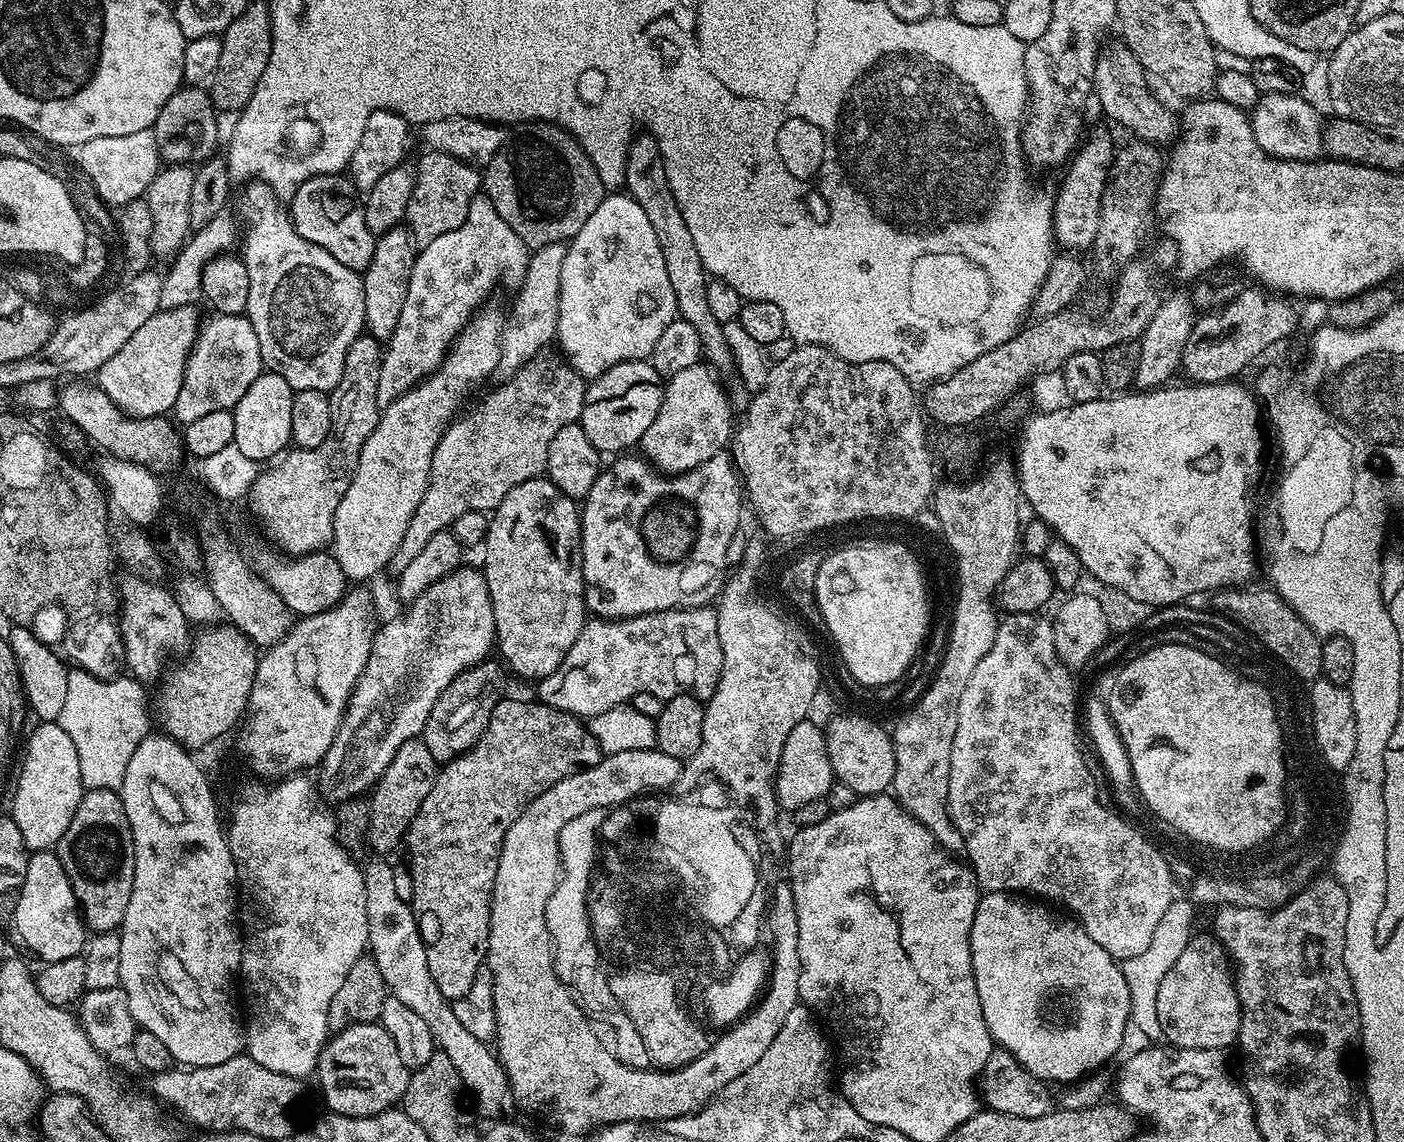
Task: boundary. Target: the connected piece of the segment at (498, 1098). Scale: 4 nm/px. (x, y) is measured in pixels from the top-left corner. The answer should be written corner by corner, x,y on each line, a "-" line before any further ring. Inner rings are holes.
374,856
368,864
364,864
362,871
364,873
363,885
366,886
366,912
367,912
367,932
368,948
370,955
378,965
378,970
382,973
382,978
388,986
391,997
395,1000
405,1003
413,1010
414,1014
419,1014
426,1026
430,1029
430,1034
434,1038
439,1051
444,1052
454,1068
458,1070
461,1085
472,1092
476,1106
480,1110
481,1117
488,1116
490,1120
501,1117
501,1114
509,1105
511,1105
512,1091
509,1086
508,1076
505,1074
504,1067
500,1064
500,1059
495,1051
483,1040
468,1033
463,1029
462,1022
458,1021
452,1010
452,1004
445,998
441,990
435,985
434,978
431,977
429,964
426,962
427,943
420,933
419,921
412,910
411,905
400,900
394,885
394,869
392,864
386,861
385,857

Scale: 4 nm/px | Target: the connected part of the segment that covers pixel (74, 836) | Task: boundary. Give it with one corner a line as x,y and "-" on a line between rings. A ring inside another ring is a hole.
111,788
87,789
80,800
78,810
74,810
74,818
70,818
70,826
66,826
66,834
62,834
54,851
74,890
74,898
85,929
92,934
115,933
126,918
126,906
130,906
130,890
134,890
134,838
119,791

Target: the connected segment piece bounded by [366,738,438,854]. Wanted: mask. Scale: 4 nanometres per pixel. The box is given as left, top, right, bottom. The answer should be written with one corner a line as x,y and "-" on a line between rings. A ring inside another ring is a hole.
423,739
407,740
402,742
402,746
398,746
398,754
390,758
390,766
386,766
386,770
376,781
368,800
366,829
368,828
368,840
377,848
377,853
388,854
399,840
401,843
405,839
416,812
422,802
426,802
426,794
430,794
434,786
437,771
434,754
426,750

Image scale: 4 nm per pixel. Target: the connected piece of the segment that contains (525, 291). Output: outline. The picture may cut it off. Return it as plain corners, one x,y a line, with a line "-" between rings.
551,244
535,249
528,257
528,269
524,275
524,281
518,286
520,292
516,296
516,301
512,304
512,310
506,314
506,323
500,335
500,365
498,372
501,377
512,376
527,360
533,360
545,351
544,348
550,345
556,338
556,323
558,322
558,302
560,301
560,267
568,253
568,244

